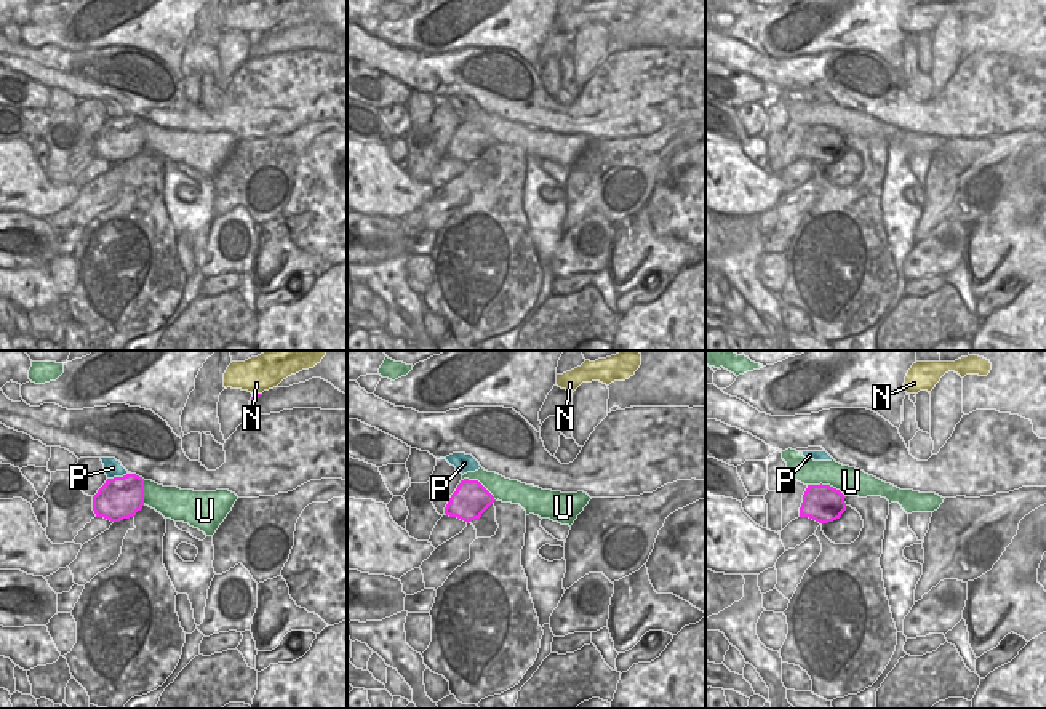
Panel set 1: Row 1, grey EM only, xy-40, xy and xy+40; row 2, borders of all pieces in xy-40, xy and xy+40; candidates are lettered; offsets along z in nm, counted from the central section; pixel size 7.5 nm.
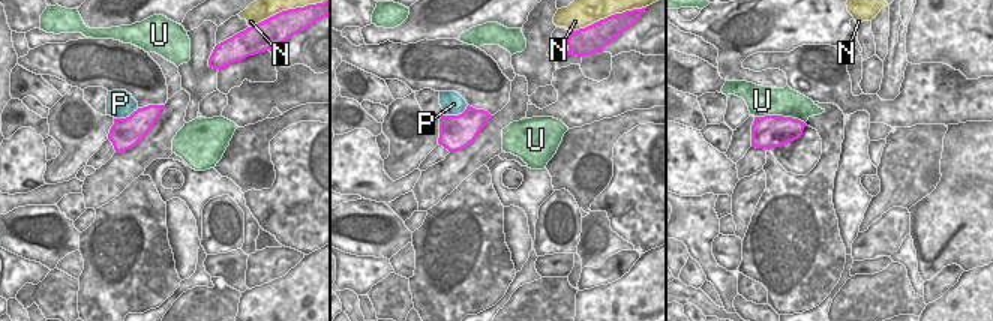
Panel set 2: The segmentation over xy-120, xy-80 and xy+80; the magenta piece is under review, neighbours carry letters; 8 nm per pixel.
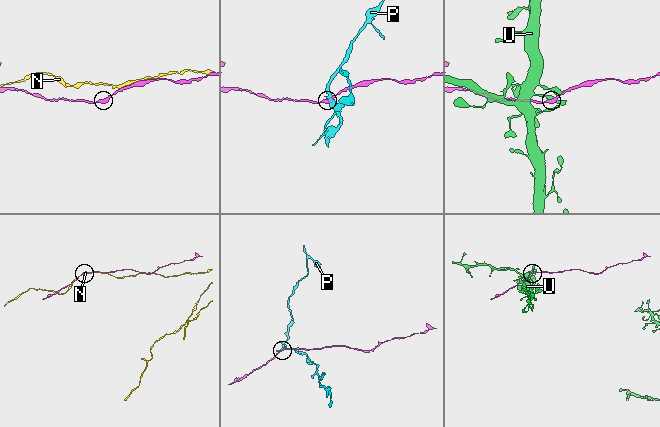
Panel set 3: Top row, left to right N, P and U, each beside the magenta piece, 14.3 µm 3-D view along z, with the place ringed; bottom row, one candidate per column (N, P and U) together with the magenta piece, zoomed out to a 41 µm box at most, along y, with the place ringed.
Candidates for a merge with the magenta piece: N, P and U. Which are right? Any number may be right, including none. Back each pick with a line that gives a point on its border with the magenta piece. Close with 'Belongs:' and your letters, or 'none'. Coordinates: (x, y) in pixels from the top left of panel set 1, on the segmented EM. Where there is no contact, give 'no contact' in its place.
Belongs: none

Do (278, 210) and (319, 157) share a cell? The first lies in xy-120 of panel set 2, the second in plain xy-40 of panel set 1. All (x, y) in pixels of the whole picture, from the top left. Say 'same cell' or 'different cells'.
same cell

